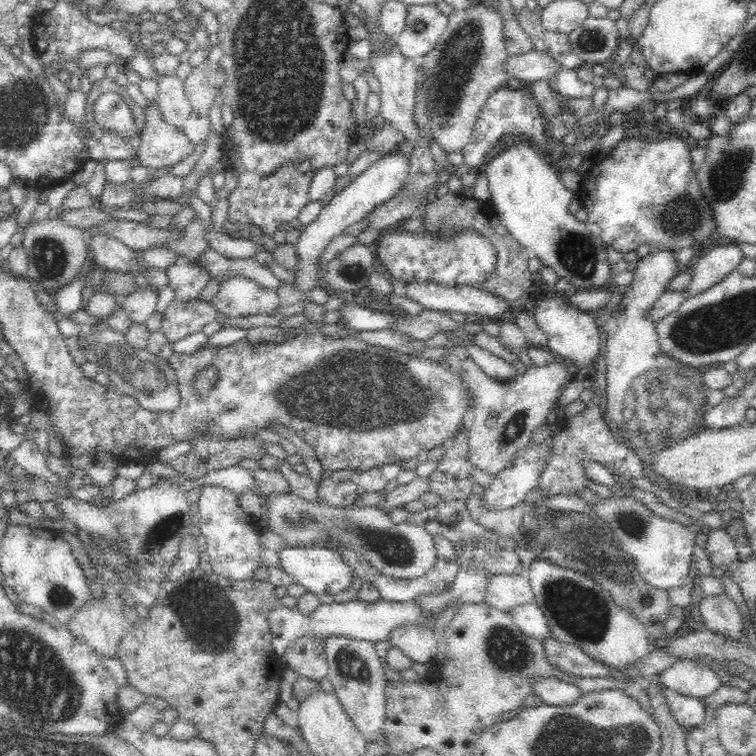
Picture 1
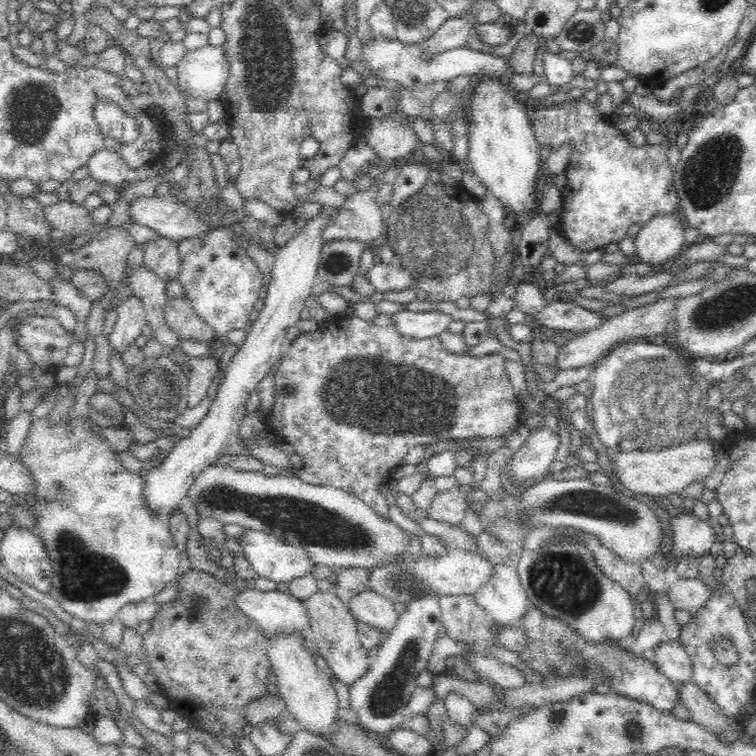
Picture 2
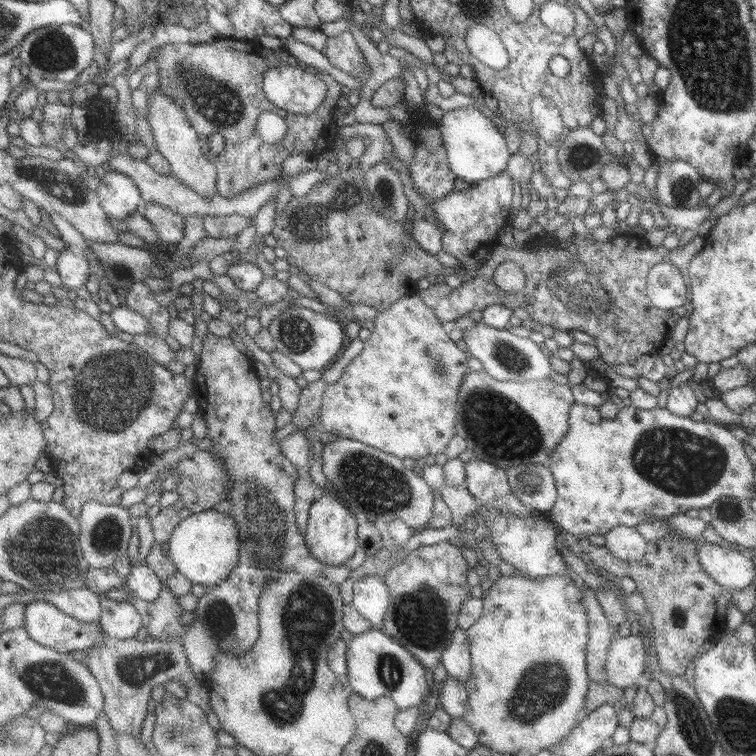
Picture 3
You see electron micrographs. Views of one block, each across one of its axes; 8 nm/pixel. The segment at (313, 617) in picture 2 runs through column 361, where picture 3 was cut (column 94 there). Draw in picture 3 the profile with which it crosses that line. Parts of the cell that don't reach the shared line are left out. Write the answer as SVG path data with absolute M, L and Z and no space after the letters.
M105 634L100 644L86 651L87 656L83 662L89 666L89 670L100 683L104 692L105 713L117 733L133 735L140 739L141 728L147 718L147 704L151 700L151 690L170 680L181 681L183 685L187 685L188 699L205 712L212 712L209 690L202 686L195 672L191 670L180 638L165 642L151 638L147 642L140 642L136 638L117 641Z

